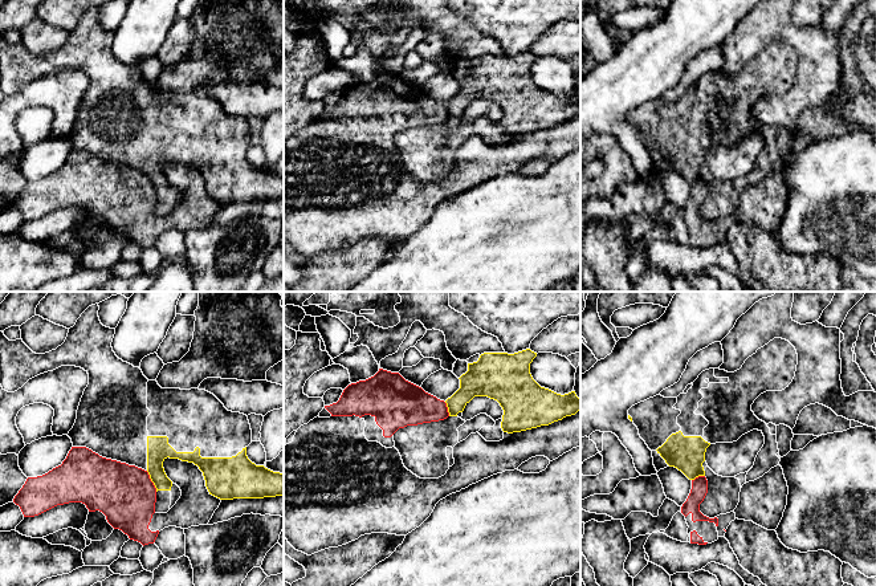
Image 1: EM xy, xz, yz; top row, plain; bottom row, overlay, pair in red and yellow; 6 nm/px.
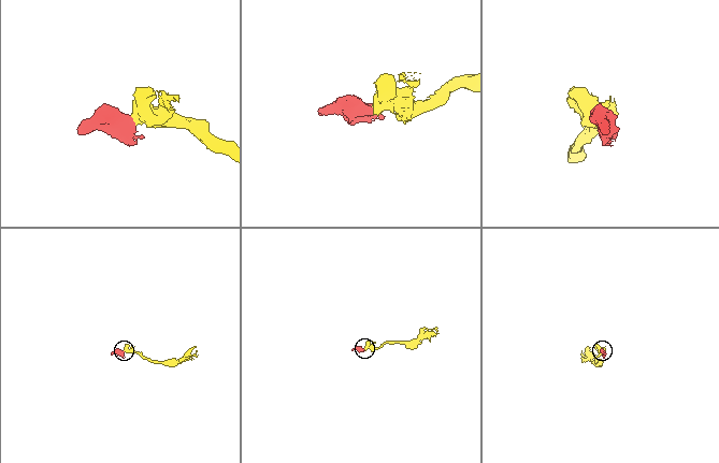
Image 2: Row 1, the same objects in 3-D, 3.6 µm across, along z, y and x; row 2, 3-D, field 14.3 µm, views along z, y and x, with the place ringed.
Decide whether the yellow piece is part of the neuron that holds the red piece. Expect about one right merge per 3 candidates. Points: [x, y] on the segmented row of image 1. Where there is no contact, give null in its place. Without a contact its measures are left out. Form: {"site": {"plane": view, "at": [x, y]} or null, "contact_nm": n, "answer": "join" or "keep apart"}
{"site": {"plane": "xy", "at": [151, 481]}, "contact_nm": 140, "answer": "keep apart"}

